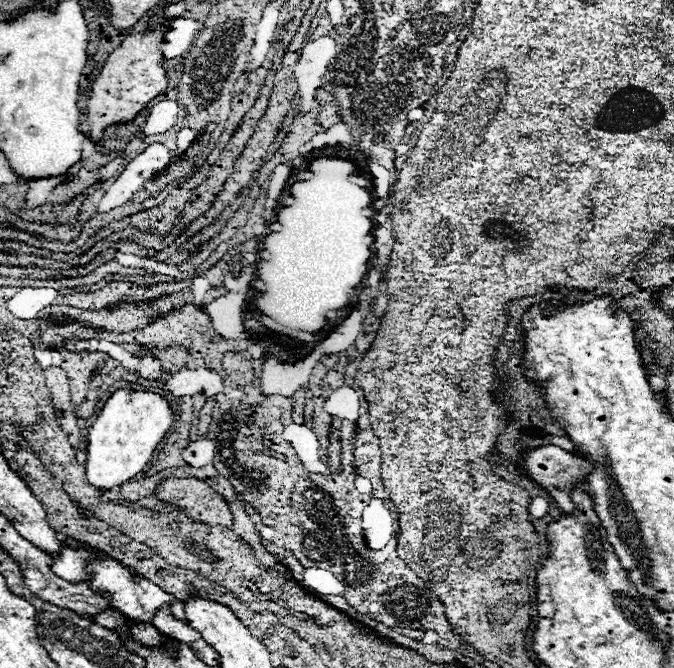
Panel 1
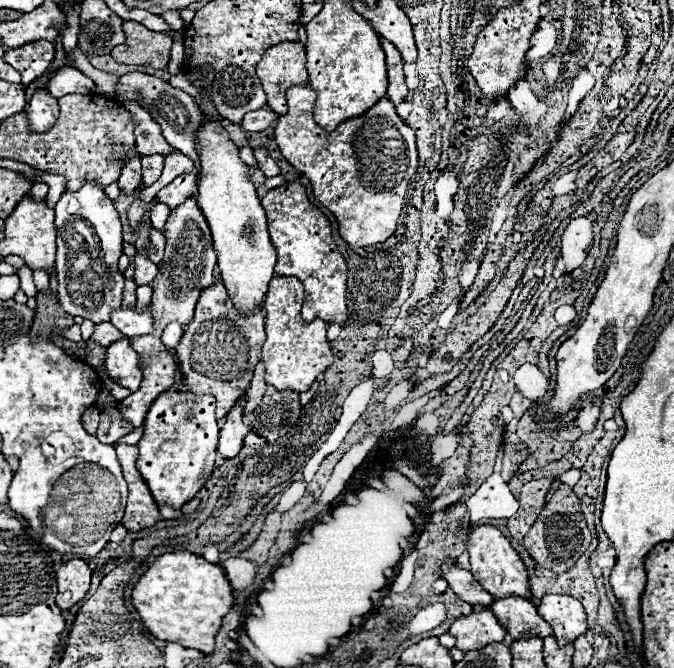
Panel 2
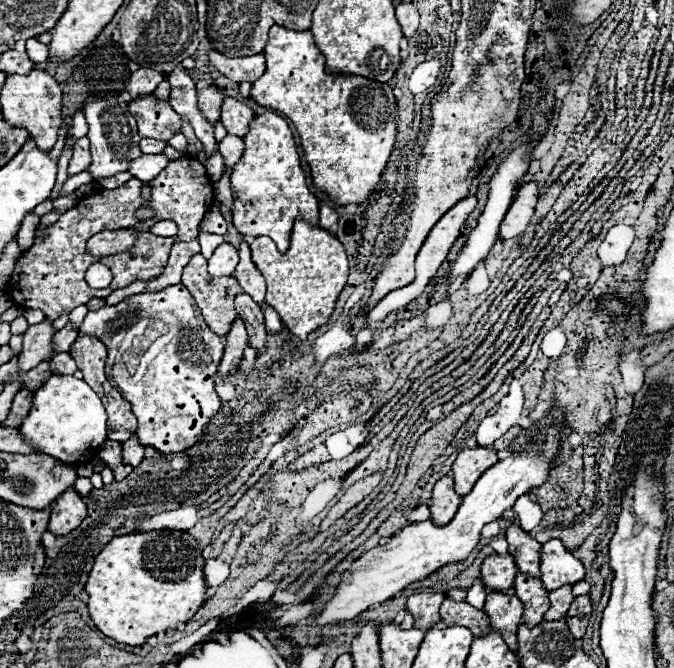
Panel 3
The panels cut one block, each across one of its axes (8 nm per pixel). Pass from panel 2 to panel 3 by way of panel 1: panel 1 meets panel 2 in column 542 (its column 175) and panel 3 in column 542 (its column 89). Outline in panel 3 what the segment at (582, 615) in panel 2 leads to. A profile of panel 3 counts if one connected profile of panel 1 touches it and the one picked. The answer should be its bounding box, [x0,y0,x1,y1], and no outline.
[540,538,584,590]

